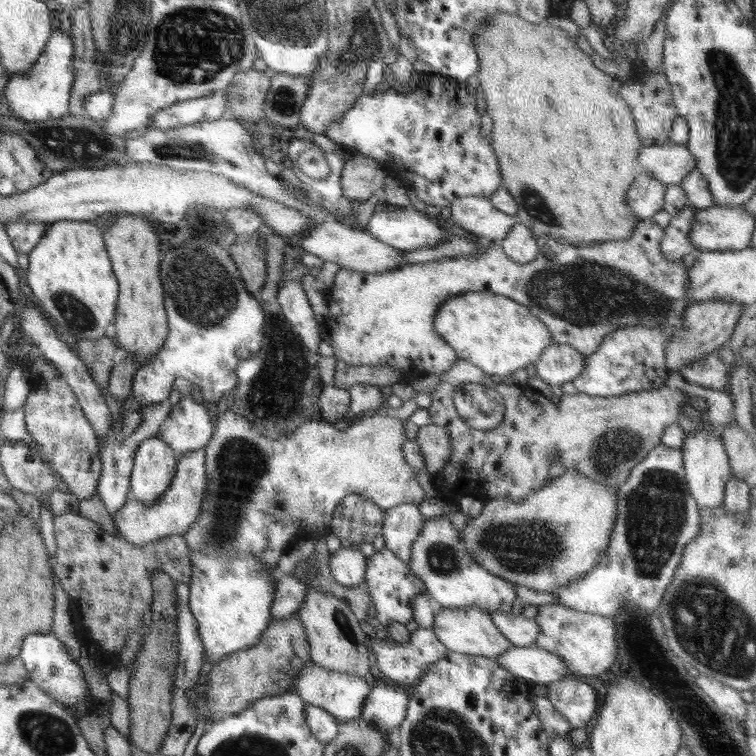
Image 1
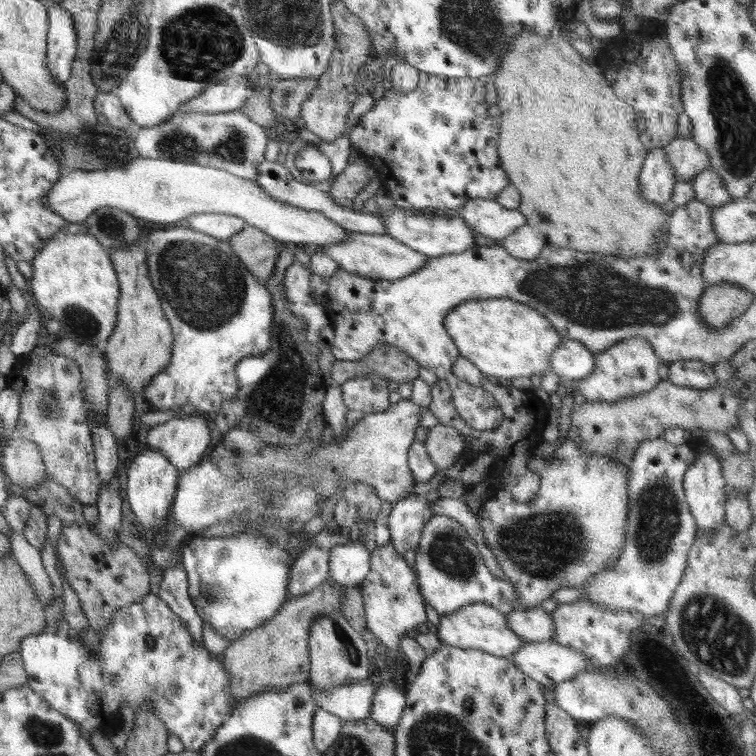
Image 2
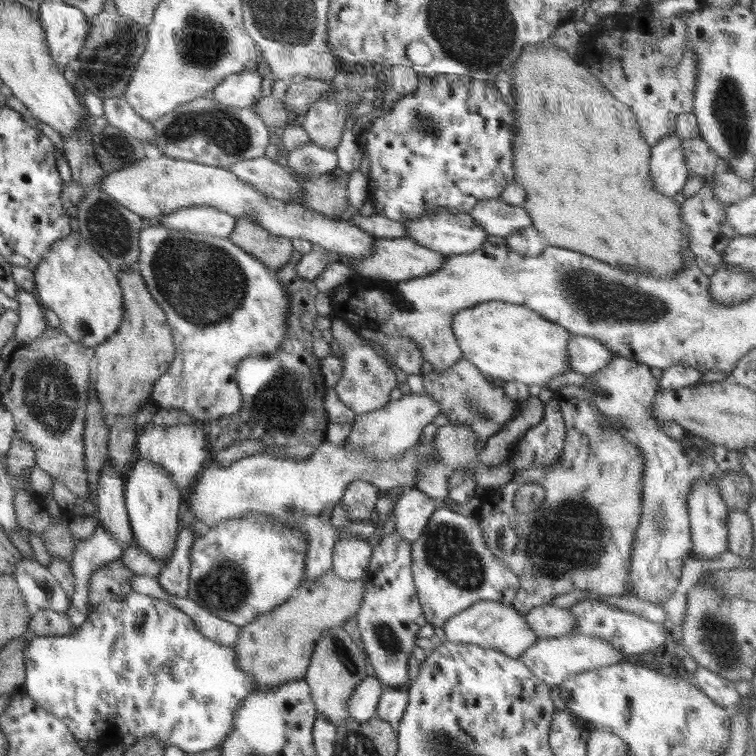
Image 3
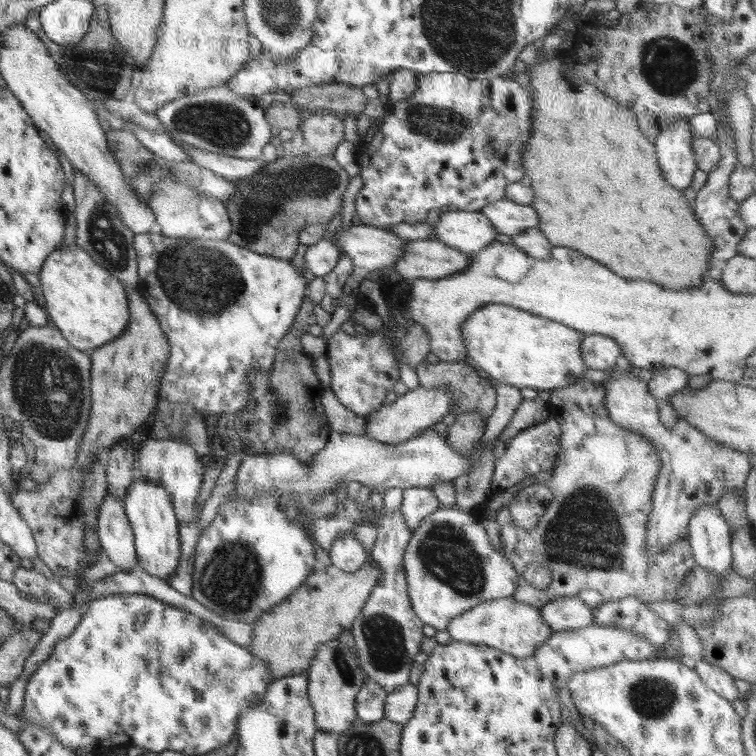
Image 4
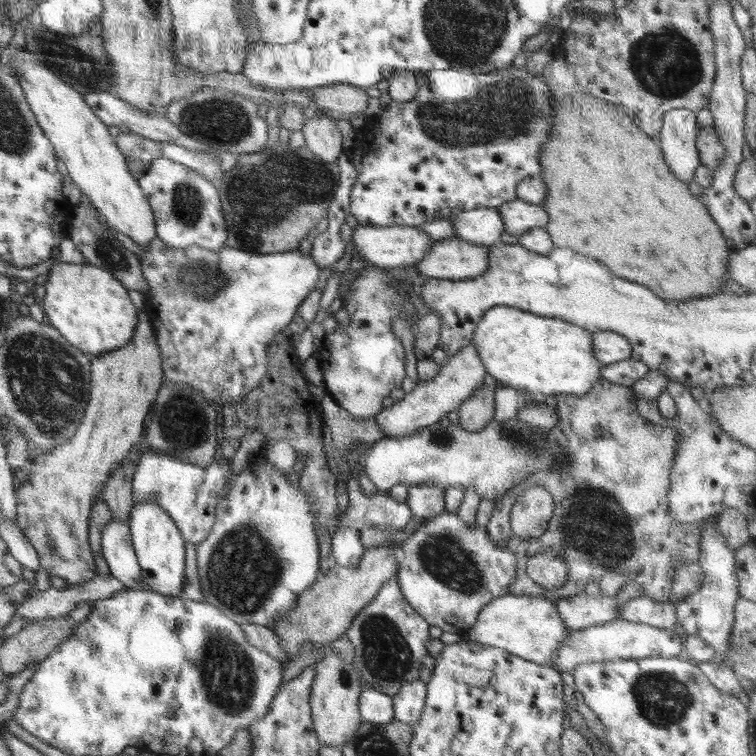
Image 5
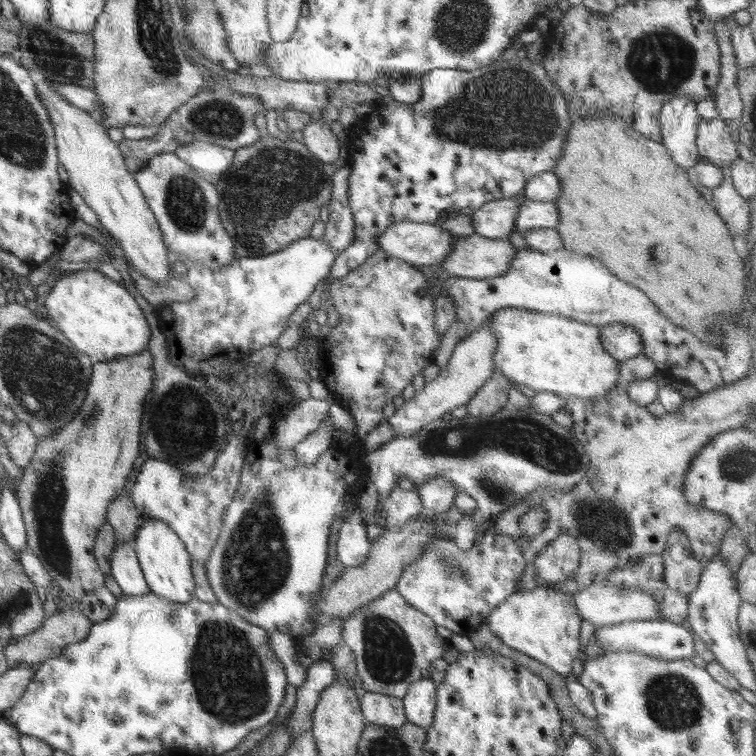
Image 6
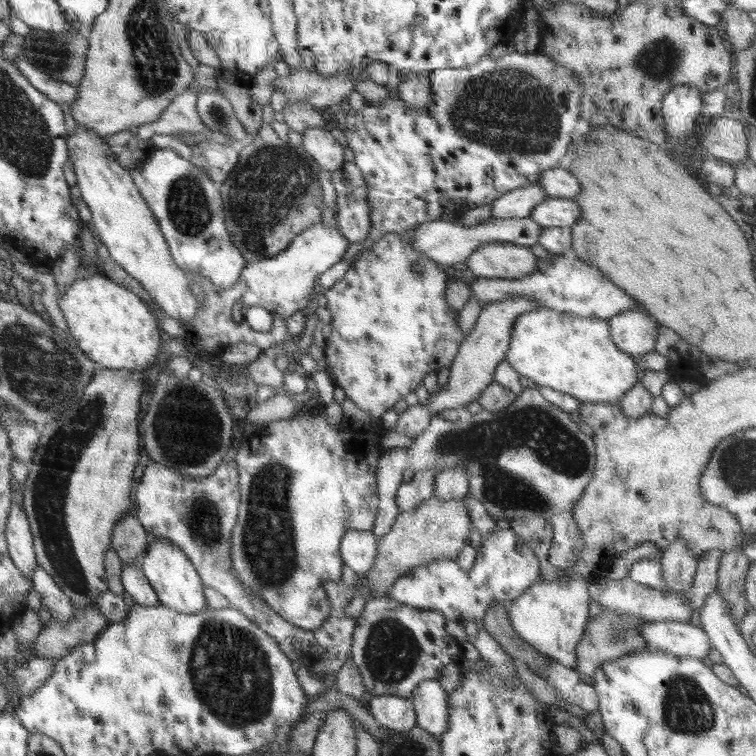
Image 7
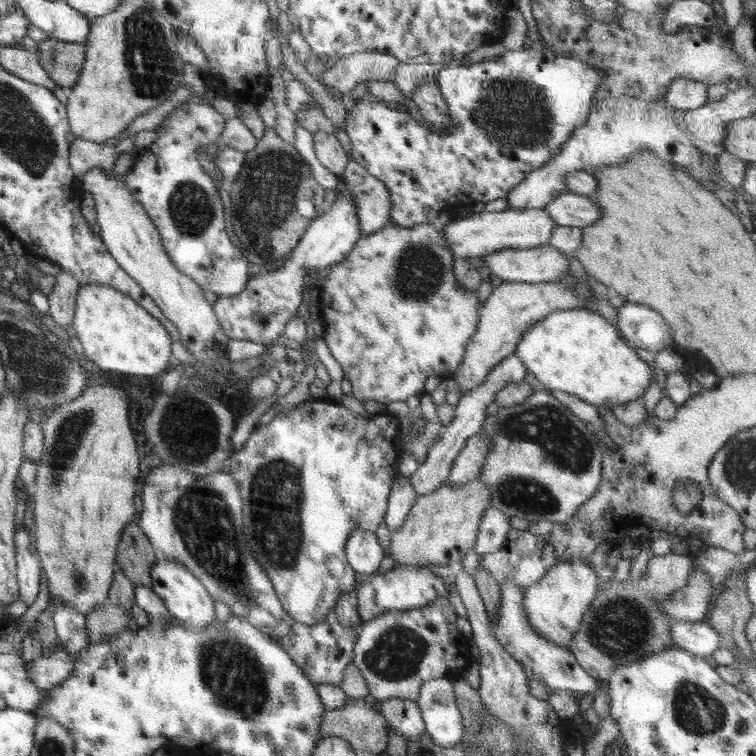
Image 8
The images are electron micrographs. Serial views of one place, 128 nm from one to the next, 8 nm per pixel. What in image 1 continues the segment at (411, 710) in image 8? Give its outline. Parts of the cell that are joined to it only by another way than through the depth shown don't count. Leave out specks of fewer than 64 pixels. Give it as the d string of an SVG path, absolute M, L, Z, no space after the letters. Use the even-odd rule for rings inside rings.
M310 662L299 672L297 679L293 680L290 690L297 692L306 705L322 708L337 720L354 720L362 716L366 695L371 691L371 680L358 675L334 672Z

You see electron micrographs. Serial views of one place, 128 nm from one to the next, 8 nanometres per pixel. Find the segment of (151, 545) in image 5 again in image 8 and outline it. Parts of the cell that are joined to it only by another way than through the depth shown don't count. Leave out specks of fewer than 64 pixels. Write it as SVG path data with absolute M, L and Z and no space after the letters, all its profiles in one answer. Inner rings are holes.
M164 559L156 561L150 569L151 589L163 600L165 607L169 610L169 614L173 618L182 621L186 628L205 629L205 626L216 619L215 616L215 600L208 594L205 586L188 570L180 561L172 559Z

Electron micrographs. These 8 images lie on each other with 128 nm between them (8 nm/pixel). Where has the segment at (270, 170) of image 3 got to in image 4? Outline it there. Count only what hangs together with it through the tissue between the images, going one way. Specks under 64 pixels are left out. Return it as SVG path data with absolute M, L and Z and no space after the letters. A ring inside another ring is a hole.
M183 143L183 148L188 150L192 161L200 166L209 168L227 181L248 178L249 176L254 176L254 174L259 174L266 163L262 158L244 159L224 156L223 154L198 149L186 143Z

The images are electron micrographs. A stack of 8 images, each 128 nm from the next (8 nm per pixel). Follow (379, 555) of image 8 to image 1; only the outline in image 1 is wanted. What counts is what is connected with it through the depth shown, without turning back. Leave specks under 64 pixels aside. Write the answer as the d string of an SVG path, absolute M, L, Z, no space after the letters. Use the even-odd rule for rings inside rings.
M343 546L331 555L329 567L334 580L345 587L353 587L364 581L367 558L358 547Z

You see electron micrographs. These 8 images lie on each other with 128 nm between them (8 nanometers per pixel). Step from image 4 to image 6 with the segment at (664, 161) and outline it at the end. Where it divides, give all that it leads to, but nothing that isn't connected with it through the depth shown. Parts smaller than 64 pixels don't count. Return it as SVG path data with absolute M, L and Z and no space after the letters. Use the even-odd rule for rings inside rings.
M685 96L663 104L659 114L661 143L671 159L684 169L697 163L697 126L701 121L697 103Z

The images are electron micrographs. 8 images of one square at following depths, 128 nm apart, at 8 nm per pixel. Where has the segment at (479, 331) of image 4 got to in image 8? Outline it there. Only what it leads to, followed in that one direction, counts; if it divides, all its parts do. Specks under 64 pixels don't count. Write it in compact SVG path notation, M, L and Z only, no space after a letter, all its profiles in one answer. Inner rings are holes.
M558 310L546 315L524 331L514 353L526 367L527 373L544 386L552 391L563 390L573 394L598 408L613 408L639 399L655 378L652 368L634 352L634 346L623 339L617 327L596 310Z

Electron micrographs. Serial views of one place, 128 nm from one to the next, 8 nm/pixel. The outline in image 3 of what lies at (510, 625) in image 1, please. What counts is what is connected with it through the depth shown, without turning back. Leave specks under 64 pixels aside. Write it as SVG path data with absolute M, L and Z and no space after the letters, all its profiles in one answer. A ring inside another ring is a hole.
M552 603L529 610L524 618L538 639L556 638L570 633L577 621L569 608L556 607Z

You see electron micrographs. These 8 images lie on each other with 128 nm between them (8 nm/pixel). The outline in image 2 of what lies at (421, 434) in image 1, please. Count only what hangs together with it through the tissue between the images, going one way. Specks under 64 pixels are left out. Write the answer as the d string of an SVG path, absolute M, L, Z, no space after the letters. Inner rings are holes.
M442 423L428 428L423 445L438 472L442 472L442 470L450 468L452 464L459 462L466 450L463 434Z

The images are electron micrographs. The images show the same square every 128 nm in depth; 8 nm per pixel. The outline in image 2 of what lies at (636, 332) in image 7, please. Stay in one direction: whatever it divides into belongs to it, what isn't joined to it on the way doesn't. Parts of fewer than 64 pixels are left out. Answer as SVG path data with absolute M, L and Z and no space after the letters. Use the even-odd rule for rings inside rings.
M564 339L552 353L548 371L573 382L594 371L595 355L577 340Z

